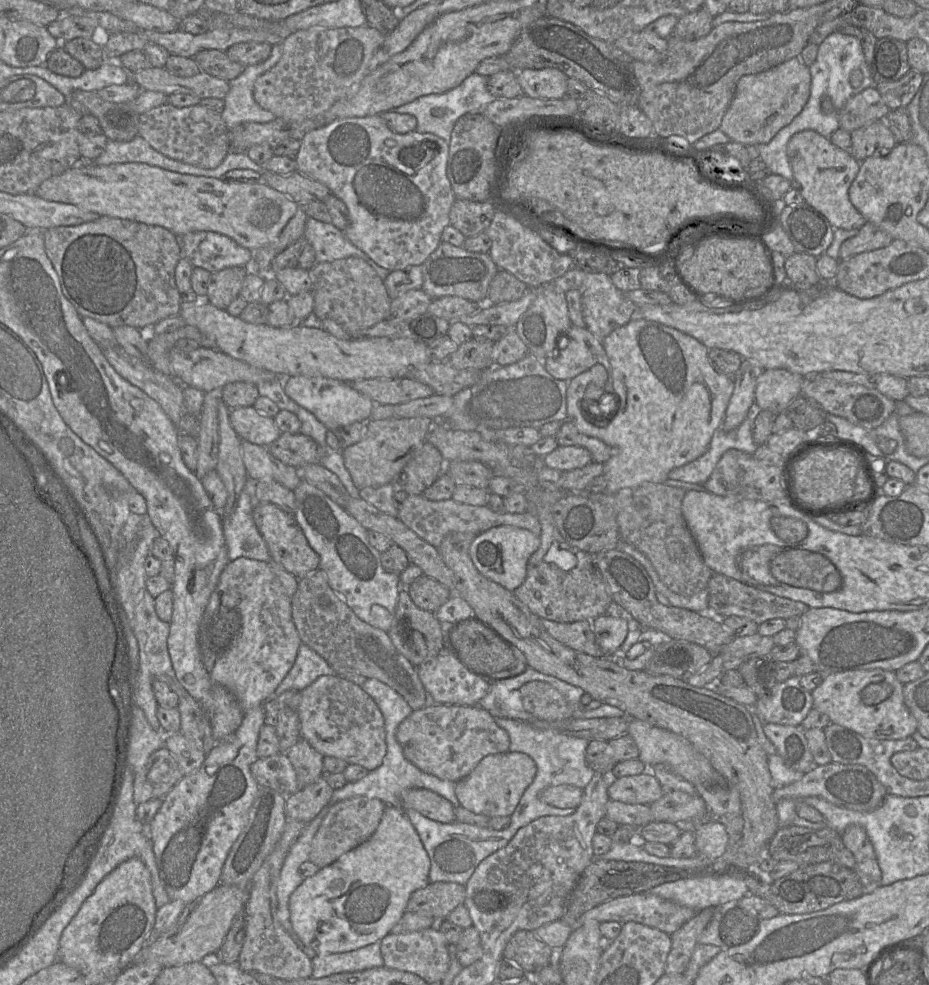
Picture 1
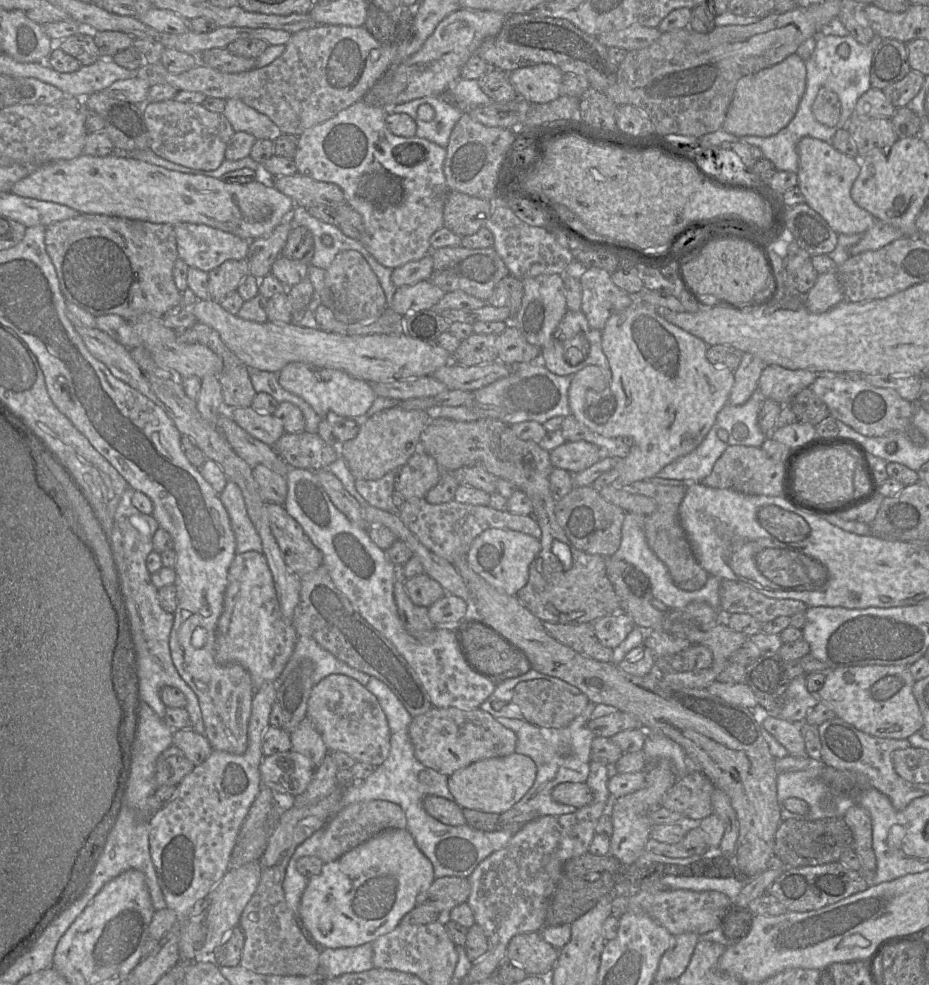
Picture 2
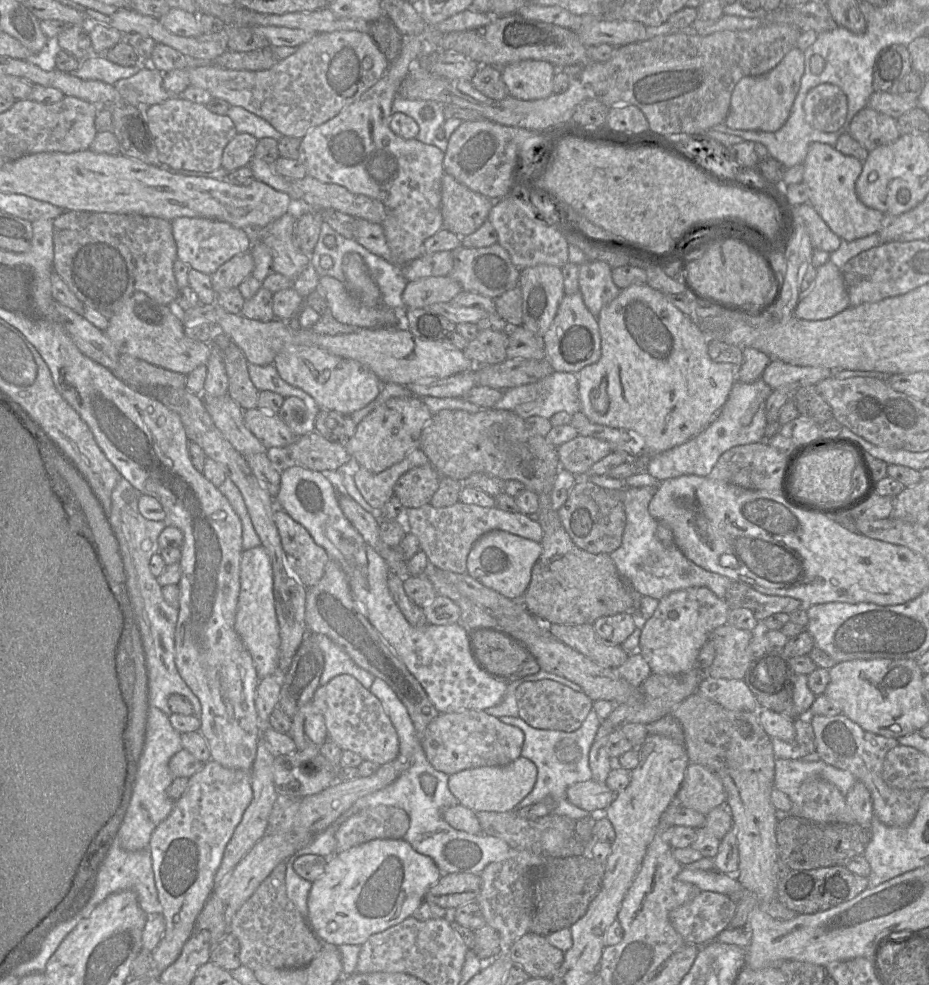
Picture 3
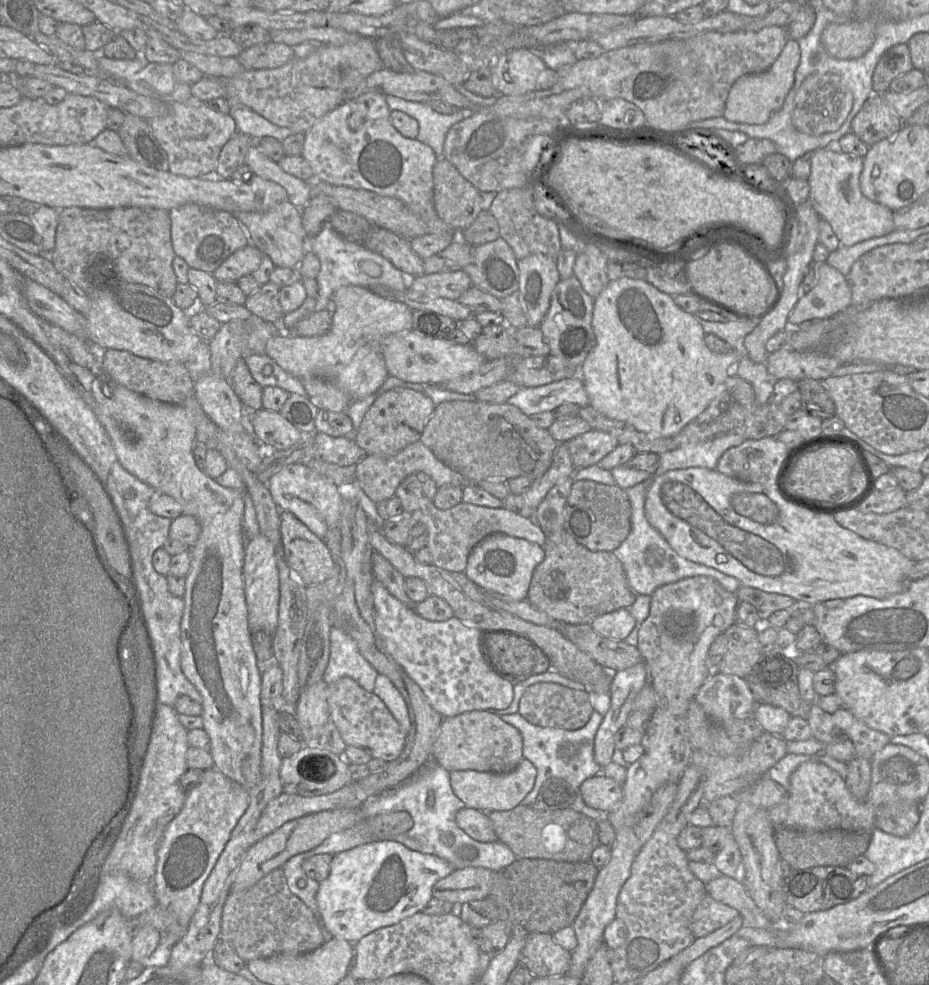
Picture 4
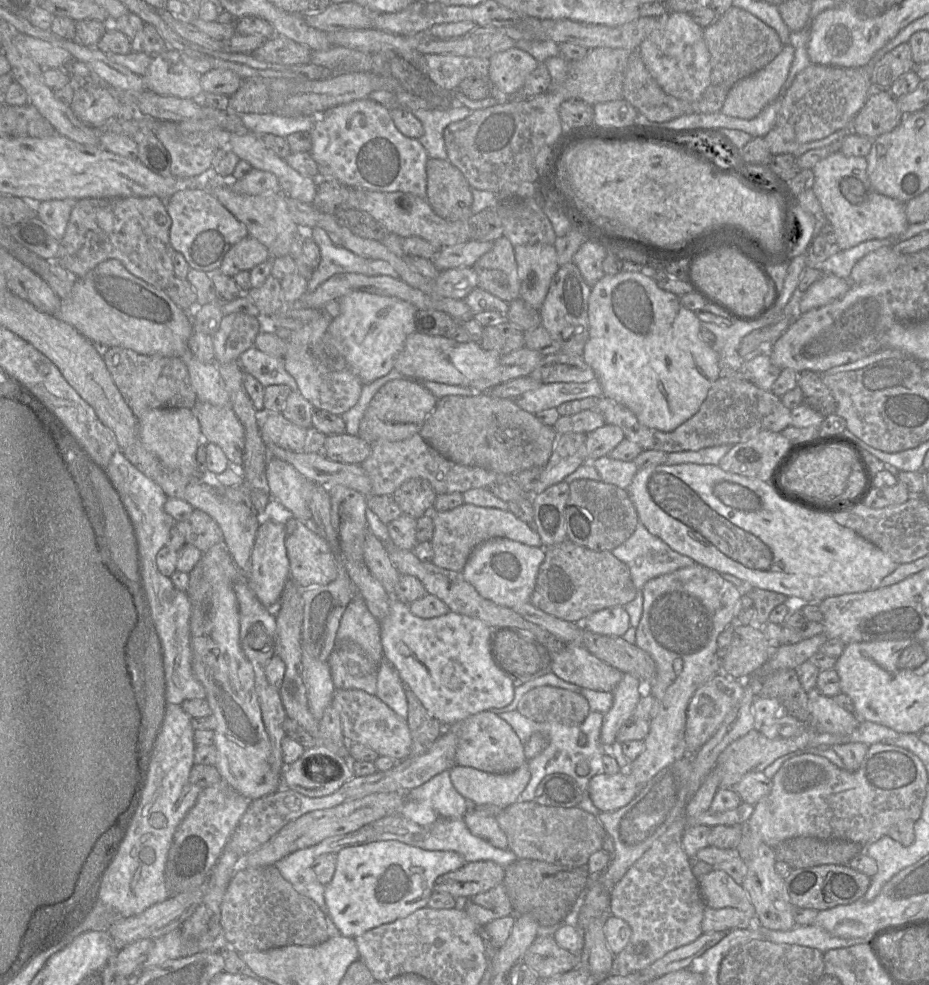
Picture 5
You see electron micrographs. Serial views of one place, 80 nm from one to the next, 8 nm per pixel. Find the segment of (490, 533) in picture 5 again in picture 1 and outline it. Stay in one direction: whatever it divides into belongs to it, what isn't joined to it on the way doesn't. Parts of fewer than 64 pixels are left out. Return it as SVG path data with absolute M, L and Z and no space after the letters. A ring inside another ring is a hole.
M408 495L398 507L399 519L420 538L438 548L443 539L452 532L473 533L480 535L498 526L515 526L531 531L535 536L541 535L541 525L531 511L512 514L506 511L494 512L487 506L473 506L456 502L455 500L432 501L420 495Z

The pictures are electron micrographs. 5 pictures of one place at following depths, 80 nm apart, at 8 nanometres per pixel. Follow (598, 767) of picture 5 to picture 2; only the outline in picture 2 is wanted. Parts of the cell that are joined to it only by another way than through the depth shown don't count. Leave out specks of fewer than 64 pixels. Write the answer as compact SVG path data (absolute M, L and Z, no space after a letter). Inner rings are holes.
M589 702L582 713L568 725L559 728L542 727L525 720L500 717L496 718L503 726L517 736L515 752L529 756L537 766L537 775L530 790L512 808L522 812L536 812L537 817L574 813L577 808L555 801L552 790L564 782L585 782L590 772L591 743L595 735L587 727L590 715L596 704Z

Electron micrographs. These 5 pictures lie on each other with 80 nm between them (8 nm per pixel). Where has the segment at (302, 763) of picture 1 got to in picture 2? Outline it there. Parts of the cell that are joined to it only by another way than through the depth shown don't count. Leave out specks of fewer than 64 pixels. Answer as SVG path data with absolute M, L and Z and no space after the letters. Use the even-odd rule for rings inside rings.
M305 717L290 733L290 739L291 751L306 757L314 769L320 766L329 752L320 732L308 717Z

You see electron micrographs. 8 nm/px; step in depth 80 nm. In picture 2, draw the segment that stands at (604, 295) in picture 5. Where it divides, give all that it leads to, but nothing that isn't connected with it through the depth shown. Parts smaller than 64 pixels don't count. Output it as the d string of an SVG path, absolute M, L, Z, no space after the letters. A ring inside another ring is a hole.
M633 296L633 302L627 309L614 313L609 317L605 327L601 331L601 341L602 350L609 362L612 373L610 385L612 395L610 397L610 405L612 405L613 408L612 410L609 409L606 413L598 412L598 414L589 406L585 408L586 392L589 389L596 392L601 392L606 387L606 381L602 369L594 365L587 366L572 376L572 381L568 392L569 407L571 414L575 417L575 419L592 432L607 438L631 437L633 439L633 445L630 453L625 458L618 459L614 467L619 472L619 485L627 486L634 482L648 480L656 476L665 466L674 462L678 458L691 453L703 442L711 427L715 423L717 414L728 403L729 395L734 385L734 371L726 367L713 365L707 358L708 345L702 339L668 322L658 313L656 307L642 301L639 296Z

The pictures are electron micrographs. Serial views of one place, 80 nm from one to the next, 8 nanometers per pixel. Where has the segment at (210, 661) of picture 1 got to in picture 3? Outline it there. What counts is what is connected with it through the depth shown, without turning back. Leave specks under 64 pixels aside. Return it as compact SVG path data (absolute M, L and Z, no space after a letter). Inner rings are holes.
M262 545L242 552L234 627L252 657L259 679L279 672L280 633L274 603L273 572L270 557Z

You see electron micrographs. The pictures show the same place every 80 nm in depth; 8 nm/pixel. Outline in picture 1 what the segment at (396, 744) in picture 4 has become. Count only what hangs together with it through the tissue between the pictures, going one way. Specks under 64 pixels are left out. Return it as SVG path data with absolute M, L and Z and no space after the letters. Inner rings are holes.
M323 675L317 678L312 684L301 691L301 702L299 706L299 719L300 719L300 738L305 739L315 750L323 756L334 756L343 759L348 764L357 764L368 771L371 771L381 765L385 754L387 752L386 732L384 717L378 708L375 701L357 684L349 681L341 675Z

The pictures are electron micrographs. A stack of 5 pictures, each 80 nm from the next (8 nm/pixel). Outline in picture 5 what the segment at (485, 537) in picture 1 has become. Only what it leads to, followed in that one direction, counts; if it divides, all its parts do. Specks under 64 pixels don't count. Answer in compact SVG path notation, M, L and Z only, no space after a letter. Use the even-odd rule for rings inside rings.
M495 538L474 549L462 575L483 598L513 608L530 602L538 570L544 560L543 547L532 547L507 538Z

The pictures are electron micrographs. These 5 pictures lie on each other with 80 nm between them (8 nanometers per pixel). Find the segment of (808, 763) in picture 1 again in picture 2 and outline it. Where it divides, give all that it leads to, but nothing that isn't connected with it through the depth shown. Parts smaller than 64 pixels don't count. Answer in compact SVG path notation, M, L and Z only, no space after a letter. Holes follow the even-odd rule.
M766 713L762 717L762 726L787 749L789 755L794 757L807 756L804 739L798 724Z

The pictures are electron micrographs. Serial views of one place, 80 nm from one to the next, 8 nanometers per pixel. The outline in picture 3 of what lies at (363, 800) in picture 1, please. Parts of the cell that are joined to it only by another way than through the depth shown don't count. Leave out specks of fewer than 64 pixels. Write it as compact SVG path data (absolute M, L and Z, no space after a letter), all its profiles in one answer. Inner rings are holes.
M387 805L366 808L339 825L335 853L374 839L403 839L409 826L409 816L401 808Z

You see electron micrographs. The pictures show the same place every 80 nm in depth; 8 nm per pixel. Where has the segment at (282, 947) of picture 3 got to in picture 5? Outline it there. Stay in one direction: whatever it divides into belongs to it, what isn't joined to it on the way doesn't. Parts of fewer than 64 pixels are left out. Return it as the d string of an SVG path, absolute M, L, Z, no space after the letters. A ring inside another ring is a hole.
M240 864L222 899L220 925L228 944L238 953L263 951L288 945L313 946L329 937L325 915L317 903L298 893L274 865L241 867Z

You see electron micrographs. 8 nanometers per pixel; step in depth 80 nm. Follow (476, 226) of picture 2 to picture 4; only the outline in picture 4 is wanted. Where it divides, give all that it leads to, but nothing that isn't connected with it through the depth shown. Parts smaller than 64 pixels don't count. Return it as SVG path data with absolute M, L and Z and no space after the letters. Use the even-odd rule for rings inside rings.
M447 159L436 161L433 183L439 218L457 231L467 229L482 211L480 191Z

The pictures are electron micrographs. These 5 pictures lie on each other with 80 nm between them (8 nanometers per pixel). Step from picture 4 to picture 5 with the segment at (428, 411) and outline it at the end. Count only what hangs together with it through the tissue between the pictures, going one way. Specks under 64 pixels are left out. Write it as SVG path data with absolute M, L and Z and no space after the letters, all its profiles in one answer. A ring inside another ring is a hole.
M399 378L388 381L370 401L358 436L370 444L377 440L400 441L419 433L424 421L434 410L438 399L419 380Z

